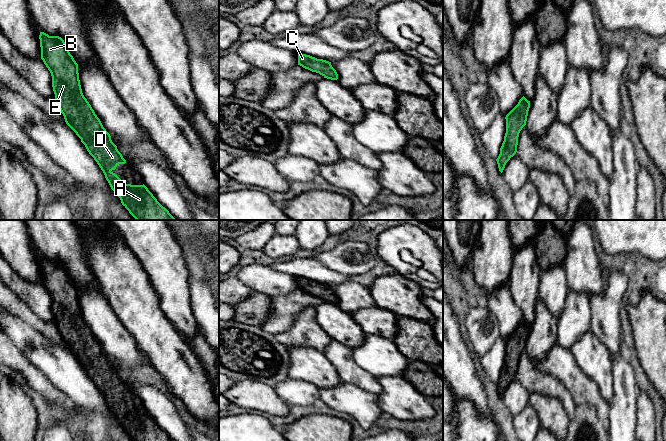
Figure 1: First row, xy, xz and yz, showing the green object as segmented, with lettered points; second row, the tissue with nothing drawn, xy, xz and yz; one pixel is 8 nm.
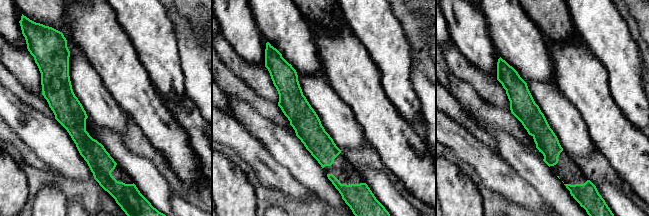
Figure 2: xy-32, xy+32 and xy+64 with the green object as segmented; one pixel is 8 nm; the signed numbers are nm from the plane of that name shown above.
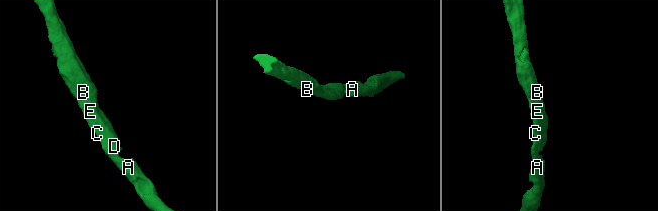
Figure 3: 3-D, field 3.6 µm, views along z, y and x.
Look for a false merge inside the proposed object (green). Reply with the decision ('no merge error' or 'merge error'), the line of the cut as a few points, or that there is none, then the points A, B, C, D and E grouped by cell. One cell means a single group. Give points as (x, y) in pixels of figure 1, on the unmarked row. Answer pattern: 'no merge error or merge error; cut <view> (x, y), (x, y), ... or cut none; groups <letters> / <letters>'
no merge error; cut none; groups A B C D E

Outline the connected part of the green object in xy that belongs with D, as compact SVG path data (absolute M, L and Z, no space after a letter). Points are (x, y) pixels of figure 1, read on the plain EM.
M40 256L39 263L41 283L51 297L55 325L65 346L97 386L122 429L133 441L173 441L144 408L124 408L112 396L126 384L84 321L78 288L61 261Z

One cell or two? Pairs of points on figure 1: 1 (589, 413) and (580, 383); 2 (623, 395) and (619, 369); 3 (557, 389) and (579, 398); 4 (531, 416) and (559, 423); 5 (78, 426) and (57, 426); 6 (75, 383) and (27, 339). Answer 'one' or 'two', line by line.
1: two
2: one
3: two
4: two
5: two
6: one

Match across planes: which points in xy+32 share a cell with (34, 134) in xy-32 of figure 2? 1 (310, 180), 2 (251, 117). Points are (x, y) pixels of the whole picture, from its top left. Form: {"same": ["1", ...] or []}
{"same": ["1", "2"]}

